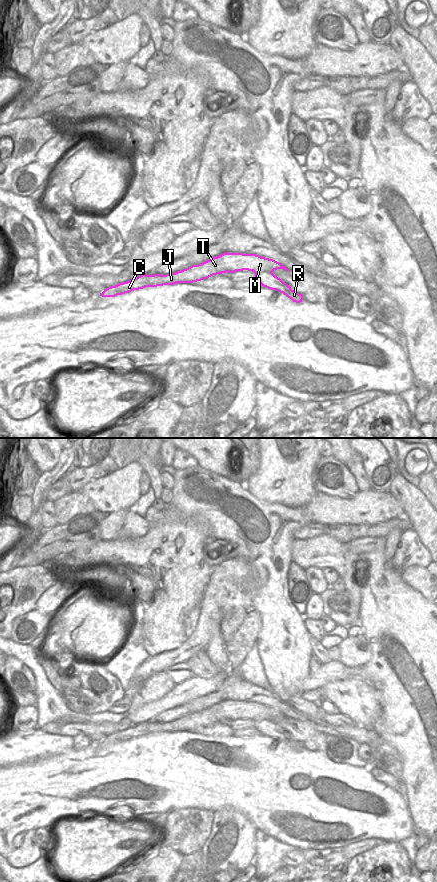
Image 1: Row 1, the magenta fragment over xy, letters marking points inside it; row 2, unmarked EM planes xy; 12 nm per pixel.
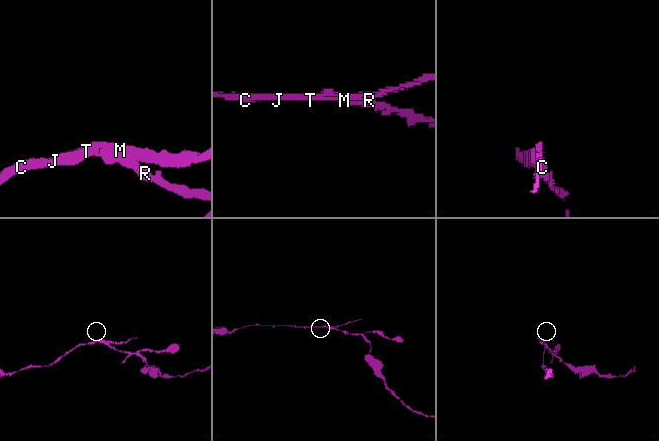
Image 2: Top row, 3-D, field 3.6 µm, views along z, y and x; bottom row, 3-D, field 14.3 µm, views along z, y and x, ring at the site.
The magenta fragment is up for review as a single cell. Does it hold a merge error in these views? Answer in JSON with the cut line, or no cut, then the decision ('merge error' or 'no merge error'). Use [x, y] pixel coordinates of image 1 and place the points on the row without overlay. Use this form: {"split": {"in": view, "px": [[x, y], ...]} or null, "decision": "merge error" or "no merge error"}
{"split": {"in": "xy", "px": [[245, 714], [237, 712], [227, 719]]}, "decision": "merge error"}

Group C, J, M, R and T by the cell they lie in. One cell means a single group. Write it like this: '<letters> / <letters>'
C J M T / R

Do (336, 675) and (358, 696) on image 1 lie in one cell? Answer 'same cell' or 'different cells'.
different cells

